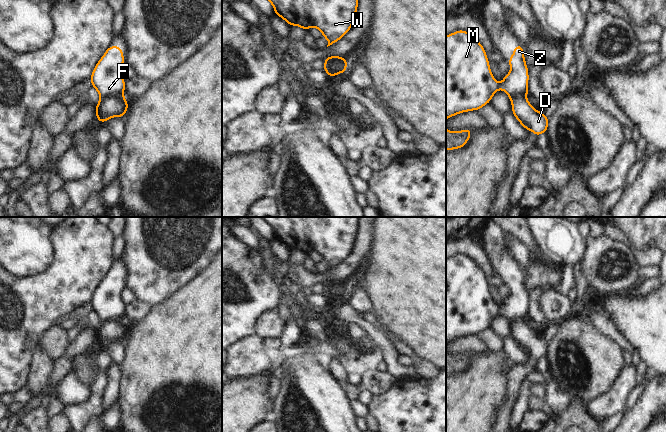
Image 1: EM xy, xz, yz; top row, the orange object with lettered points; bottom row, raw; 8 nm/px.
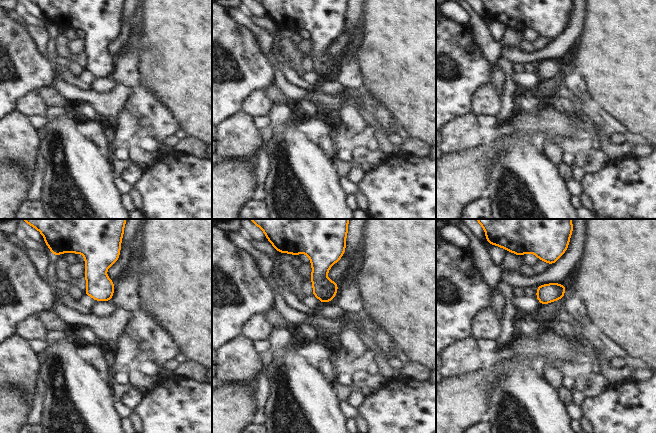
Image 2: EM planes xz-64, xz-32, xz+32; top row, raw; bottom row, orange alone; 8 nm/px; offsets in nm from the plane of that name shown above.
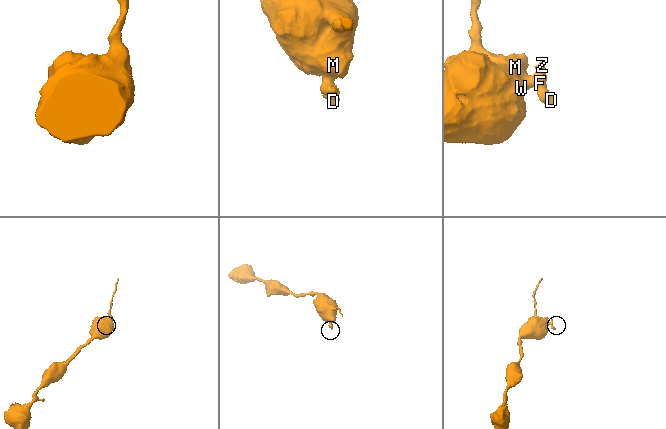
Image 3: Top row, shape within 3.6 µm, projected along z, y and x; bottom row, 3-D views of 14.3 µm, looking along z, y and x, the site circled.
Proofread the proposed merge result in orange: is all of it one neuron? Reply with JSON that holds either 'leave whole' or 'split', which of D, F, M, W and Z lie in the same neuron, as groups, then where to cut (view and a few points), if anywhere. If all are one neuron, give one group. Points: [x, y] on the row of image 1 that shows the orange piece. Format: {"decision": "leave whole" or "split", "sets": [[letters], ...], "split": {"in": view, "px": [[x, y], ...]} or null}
{"decision": "split", "sets": [["D"], ["F", "M", "W", "Z"]], "split": {"in": "xy", "px": [[122, 97], [101, 98]]}}

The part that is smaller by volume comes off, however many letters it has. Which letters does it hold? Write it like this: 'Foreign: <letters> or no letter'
Foreign: D

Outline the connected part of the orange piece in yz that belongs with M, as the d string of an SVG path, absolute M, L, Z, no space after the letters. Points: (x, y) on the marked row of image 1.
M458 30L446 36L446 120L456 114L478 111L488 104L500 88L510 98L528 94L528 68L524 59L524 49L520 45L514 47L514 53L508 60L510 72L499 84L493 77L489 61L483 46L477 38L464 30Z

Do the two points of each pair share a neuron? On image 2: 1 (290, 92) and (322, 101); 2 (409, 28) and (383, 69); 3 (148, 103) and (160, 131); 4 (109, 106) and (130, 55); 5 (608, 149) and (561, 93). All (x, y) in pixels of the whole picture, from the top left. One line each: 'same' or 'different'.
1: same
2: same
3: same
4: different
5: same

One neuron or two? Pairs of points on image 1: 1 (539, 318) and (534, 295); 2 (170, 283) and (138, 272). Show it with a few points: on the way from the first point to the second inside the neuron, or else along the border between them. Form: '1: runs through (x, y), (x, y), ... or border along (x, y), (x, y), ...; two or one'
1: runs through (534, 312), (534, 301); one
2: runs through (162, 275), (159, 272), (146, 272); one

